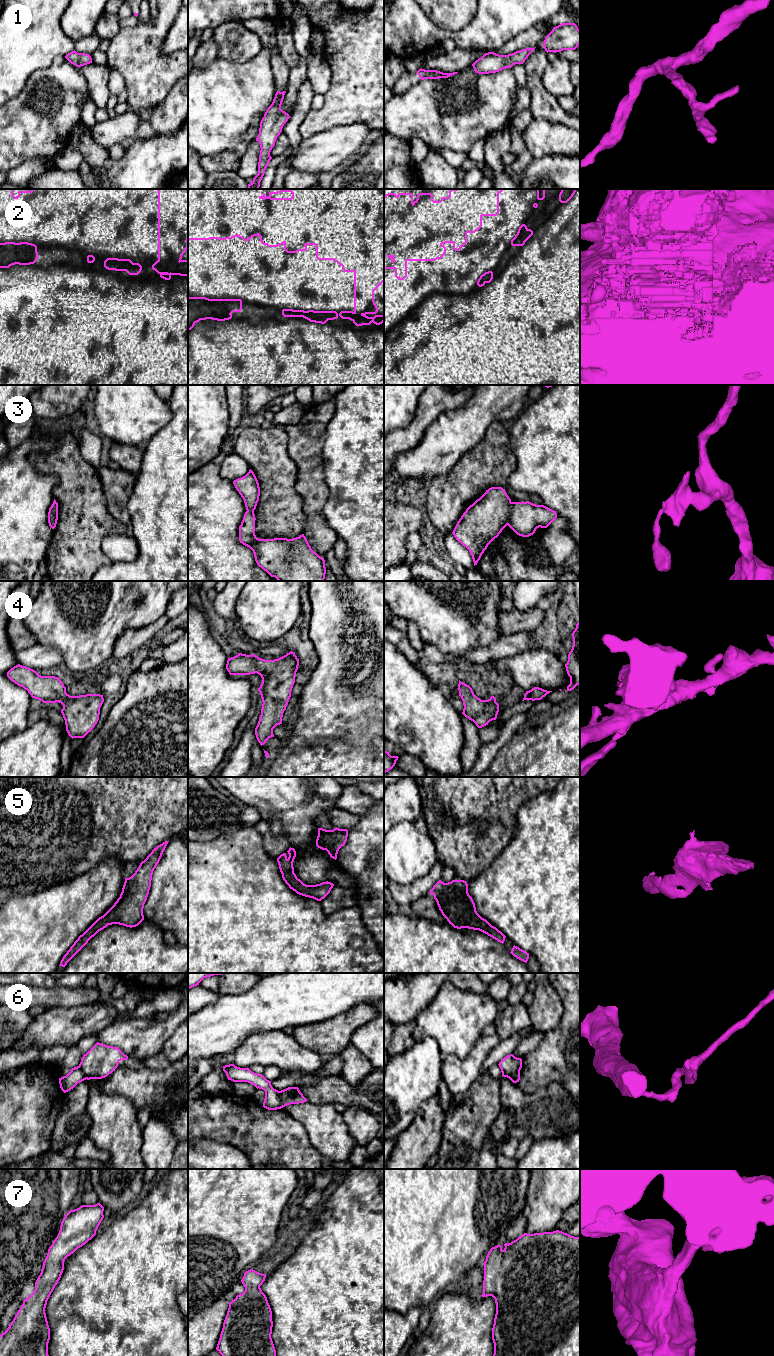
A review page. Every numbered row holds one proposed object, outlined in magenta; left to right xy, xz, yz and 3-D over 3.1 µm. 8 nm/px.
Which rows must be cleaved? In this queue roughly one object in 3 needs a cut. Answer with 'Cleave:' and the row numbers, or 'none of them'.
Cleave: 2, 3, 6

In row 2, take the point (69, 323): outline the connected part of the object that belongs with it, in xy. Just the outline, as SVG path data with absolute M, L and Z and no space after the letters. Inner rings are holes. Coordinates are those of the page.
M0 189L0 245L6 245L6 244L14 244L14 245L21 245L21 244L27 244L27 245L31 245L31 246L34 246L34 247L52 247L52 248L57 248L57 249L63 249L63 250L64 250L64 251L63 251L63 252L61 252L61 253L60 253L60 254L59 254L59 255L58 255L58 256L57 256L57 257L55 257L55 259L54 259L54 262L53 262L53 263L52 263L52 264L51 264L51 265L48 265L48 266L37 266L37 265L34 265L34 264L32 264L32 263L30 263L30 262L29 262L29 263L20 263L20 262L14 262L14 263L11 263L11 264L9 264L9 265L8 265L8 266L0 266L0 385L188 385L188 273L187 273L187 274L181 274L181 273L171 273L171 272L170 272L170 273L168 273L168 272L159 272L159 271L158 271L158 270L157 270L157 269L156 269L156 268L155 268L155 267L154 267L154 266L155 266L155 265L156 265L156 264L157 264L157 263L158 263L158 262L160 262L160 190L159 190L159 189L32 189L32 190L31 190L31 191L19 191L19 192L18 192L18 196L17 196L17 197L15 197L15 196L14 196L14 195L13 195L13 189ZM72 250L74 250L74 251L77 251L77 252L78 252L78 253L79 253L79 255L78 255L78 256L77 256L77 257L78 257L78 258L79 258L79 257L81 257L81 256L82 256L82 257L84 257L84 258L85 258L85 260L84 260L84 261L83 261L83 262L80 262L80 263L79 263L79 262L76 262L76 261L75 261L75 260L74 260L74 258L73 258L73 256L72 256L72 254L71 254L71 251L72 251ZM108 260L117 260L117 261L129 261L129 262L130 262L130 263L131 263L131 264L132 264L132 265L138 265L138 266L139 266L139 267L140 267L140 269L139 269L139 271L138 271L138 272L137 272L137 273L130 273L130 272L129 272L129 271L128 271L128 270L127 270L127 269L116 269L116 268L109 268L109 267L107 267L107 266L106 266L106 262L107 262L107 261L108 261Z

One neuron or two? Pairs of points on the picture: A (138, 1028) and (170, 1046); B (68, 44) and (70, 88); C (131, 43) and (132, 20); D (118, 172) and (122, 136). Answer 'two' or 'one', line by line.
A: two
B: two
C: two
D: two

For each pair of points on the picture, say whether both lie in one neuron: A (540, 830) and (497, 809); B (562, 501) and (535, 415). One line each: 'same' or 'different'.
A: different
B: same

